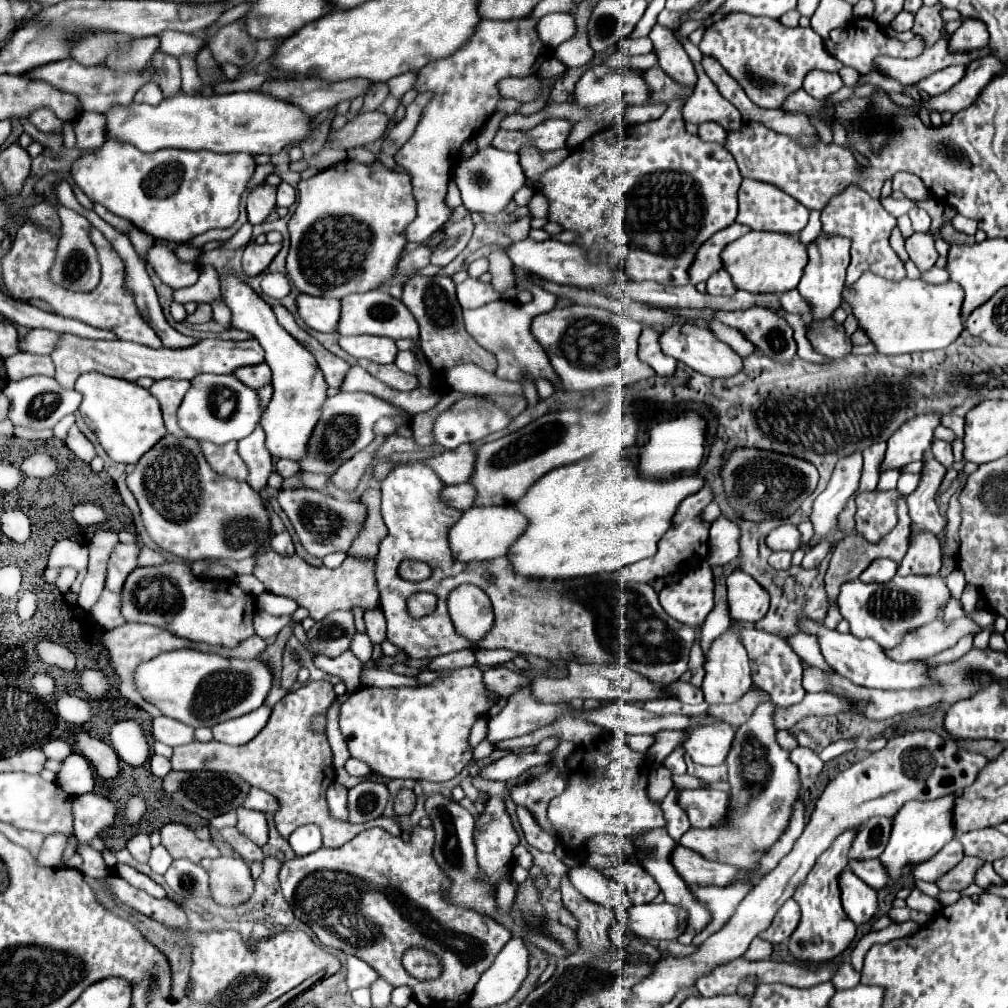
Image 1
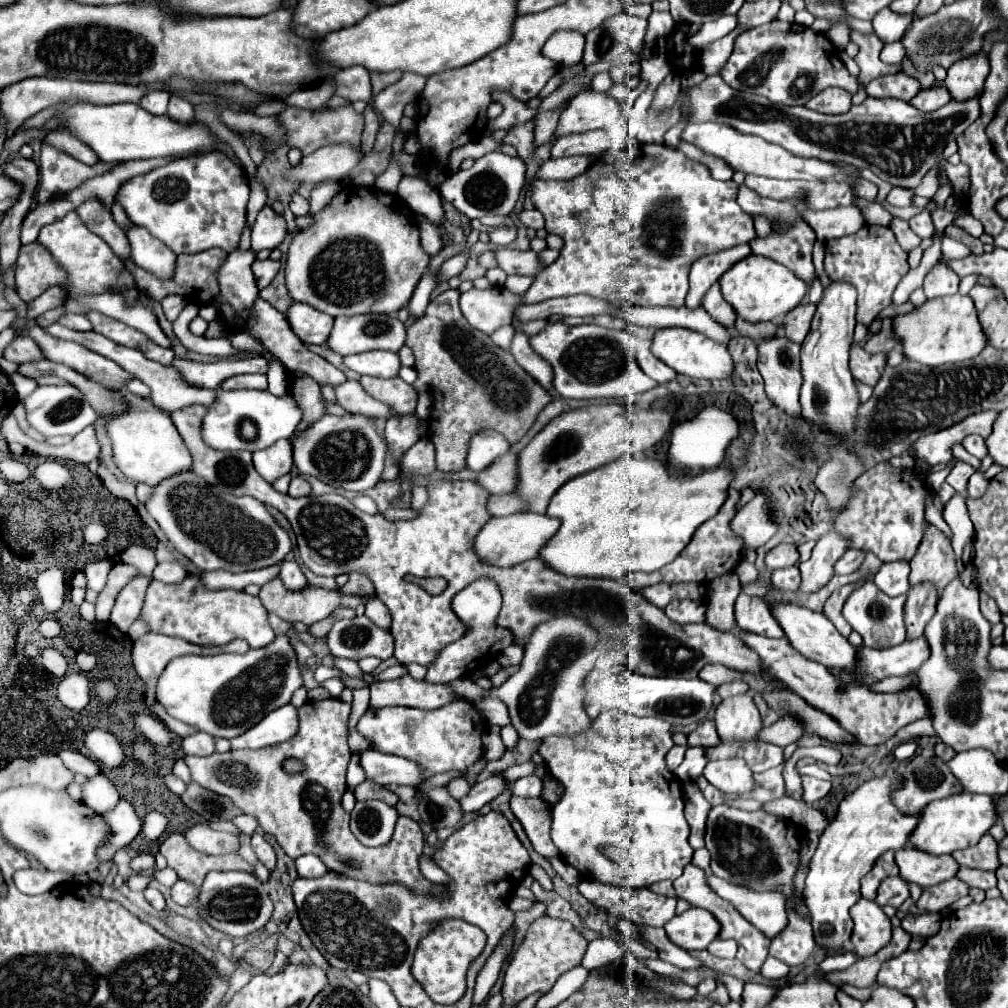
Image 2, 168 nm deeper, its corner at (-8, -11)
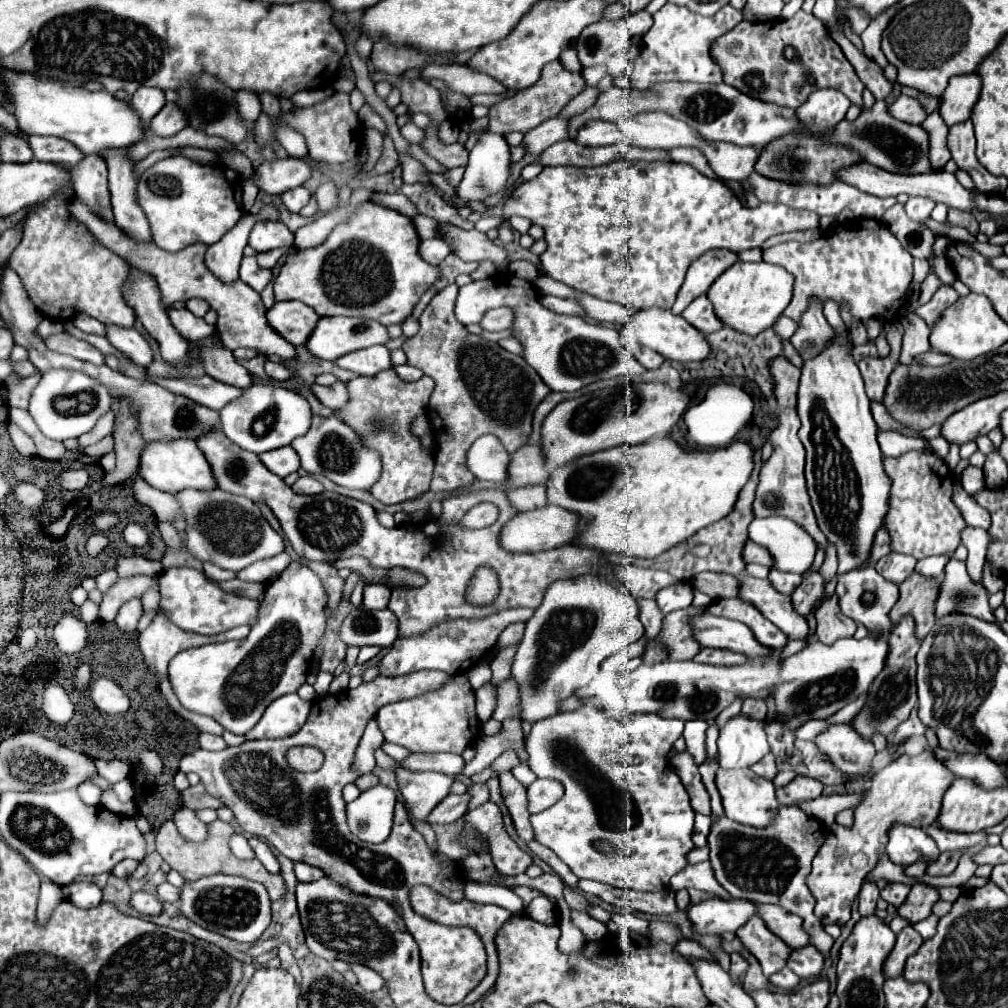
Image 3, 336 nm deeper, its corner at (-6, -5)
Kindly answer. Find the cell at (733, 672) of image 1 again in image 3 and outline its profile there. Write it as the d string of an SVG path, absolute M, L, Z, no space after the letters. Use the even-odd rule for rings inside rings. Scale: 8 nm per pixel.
M739 712L723 724L717 746L721 768L749 768L769 752L765 722Z

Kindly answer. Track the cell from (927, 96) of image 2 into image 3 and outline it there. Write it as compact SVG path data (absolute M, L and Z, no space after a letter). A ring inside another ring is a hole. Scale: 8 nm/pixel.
M901 94L891 106L889 106L889 112L899 118L899 120L905 120L905 122L911 122L911 124L921 124L927 116L923 104L917 100L917 98L911 98L911 96L905 96Z

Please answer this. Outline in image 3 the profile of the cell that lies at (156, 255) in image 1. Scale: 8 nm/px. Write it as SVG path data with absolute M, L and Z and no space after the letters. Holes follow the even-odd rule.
M107 150L105 160L109 166L109 192L115 214L115 224L135 242L149 244L153 242L151 226L145 212L137 206L135 190L137 178L133 174L133 162L127 156L127 150Z

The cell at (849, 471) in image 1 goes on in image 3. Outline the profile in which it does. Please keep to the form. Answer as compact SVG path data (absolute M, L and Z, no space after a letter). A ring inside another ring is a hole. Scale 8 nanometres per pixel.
M809 568L803 574L803 582L791 594L795 610L799 614L807 616L813 606L819 606L819 596L821 596L823 588L825 588L825 578L821 576L821 570L811 570Z

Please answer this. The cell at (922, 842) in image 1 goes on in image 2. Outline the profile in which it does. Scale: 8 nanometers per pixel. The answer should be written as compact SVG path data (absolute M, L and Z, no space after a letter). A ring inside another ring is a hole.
M957 792L949 798L935 800L925 806L923 820L919 822L919 828L911 834L911 840L907 846L919 848L923 852L931 852L935 856L949 854L961 848L971 848L979 842L979 838L997 822L997 808L995 798L985 794L971 794L971 792Z

